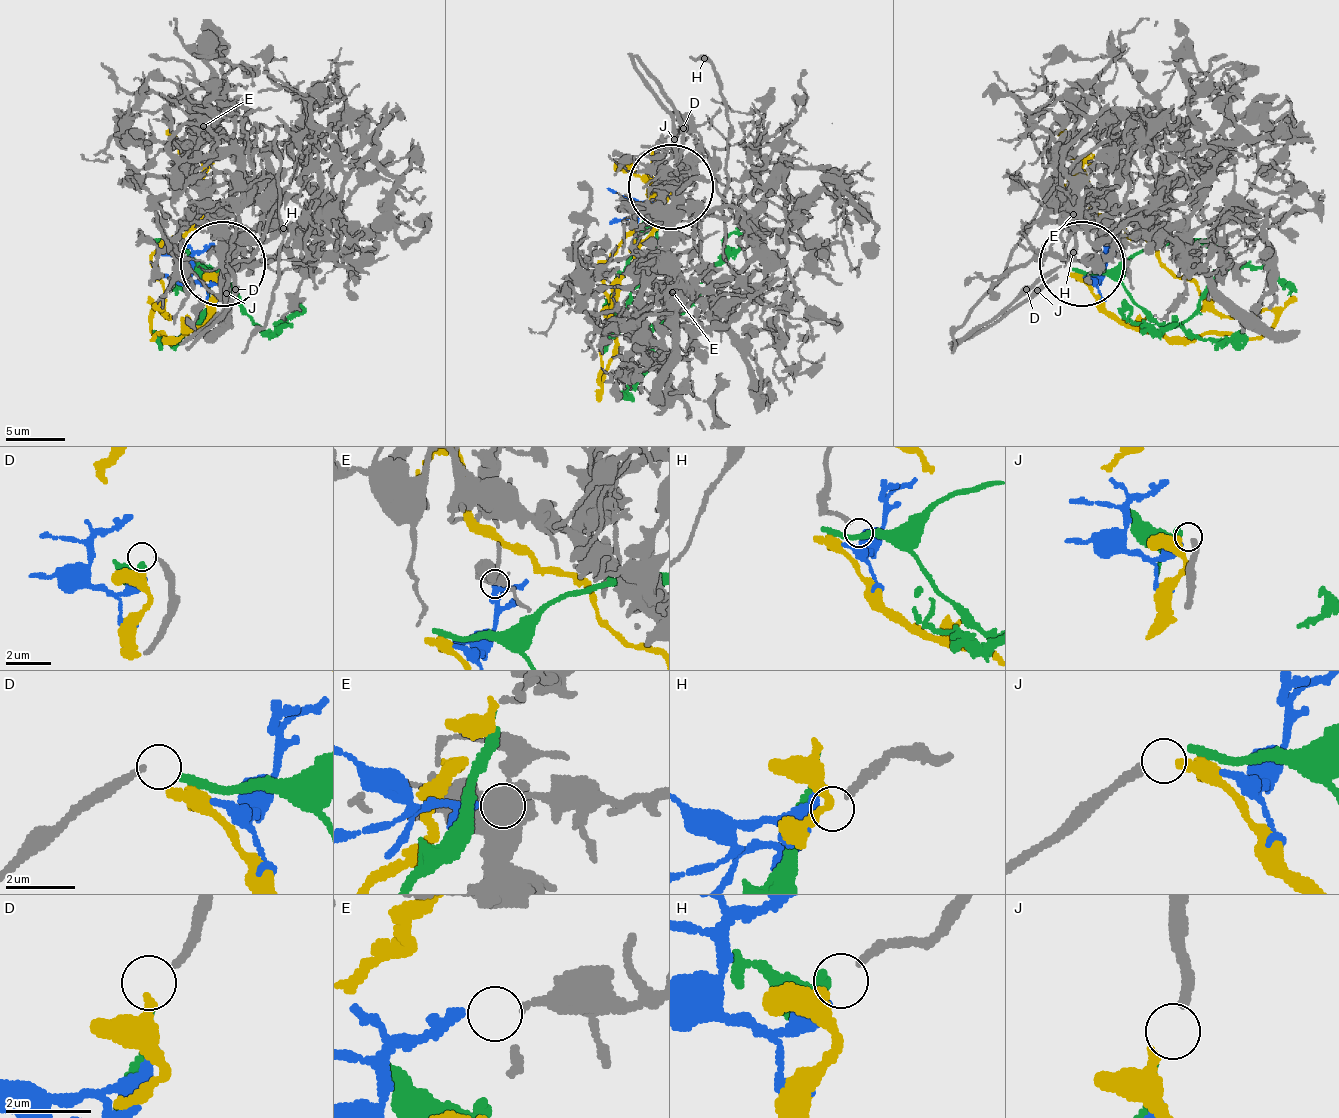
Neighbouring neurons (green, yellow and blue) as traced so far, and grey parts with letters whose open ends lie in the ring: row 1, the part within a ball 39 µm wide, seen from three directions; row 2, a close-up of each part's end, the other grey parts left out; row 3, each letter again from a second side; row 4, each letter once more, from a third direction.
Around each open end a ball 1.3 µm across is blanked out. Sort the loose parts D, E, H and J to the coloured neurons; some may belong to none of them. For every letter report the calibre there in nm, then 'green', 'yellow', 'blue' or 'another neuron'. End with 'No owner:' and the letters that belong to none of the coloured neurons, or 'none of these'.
D: calibre 170 nm; green
E: calibre 220 nm; blue
H: calibre 190 nm; another neuron
J: calibre 240 nm; yellow
No owner: H

